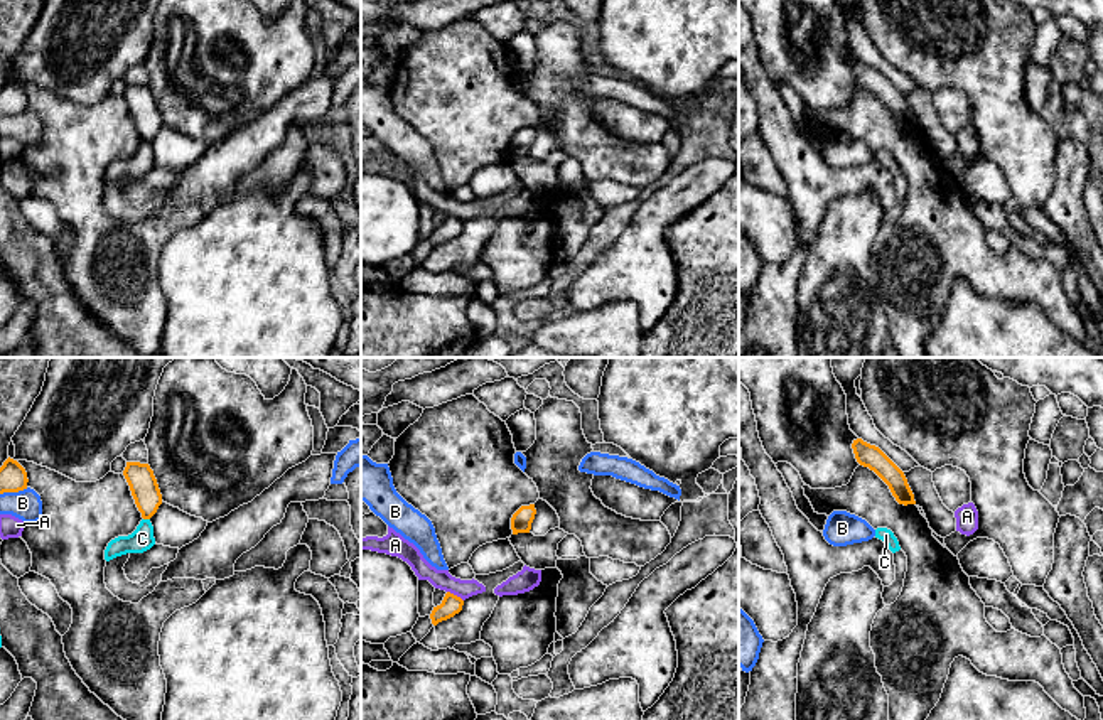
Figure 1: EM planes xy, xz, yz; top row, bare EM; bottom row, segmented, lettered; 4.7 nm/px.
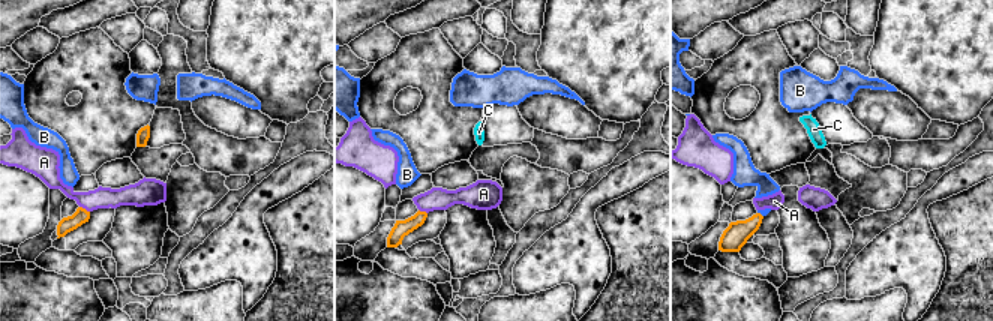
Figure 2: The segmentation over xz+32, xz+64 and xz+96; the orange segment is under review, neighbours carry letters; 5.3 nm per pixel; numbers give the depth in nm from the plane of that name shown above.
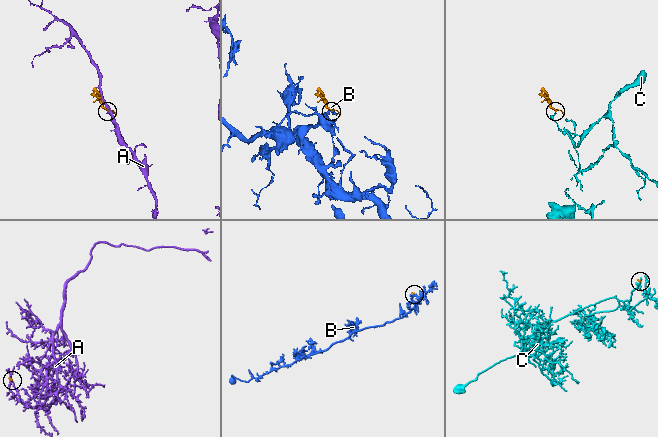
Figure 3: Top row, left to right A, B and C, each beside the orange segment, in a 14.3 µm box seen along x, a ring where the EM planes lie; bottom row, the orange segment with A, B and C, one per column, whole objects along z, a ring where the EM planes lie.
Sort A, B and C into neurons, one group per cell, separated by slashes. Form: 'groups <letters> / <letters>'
groups A / B / C

